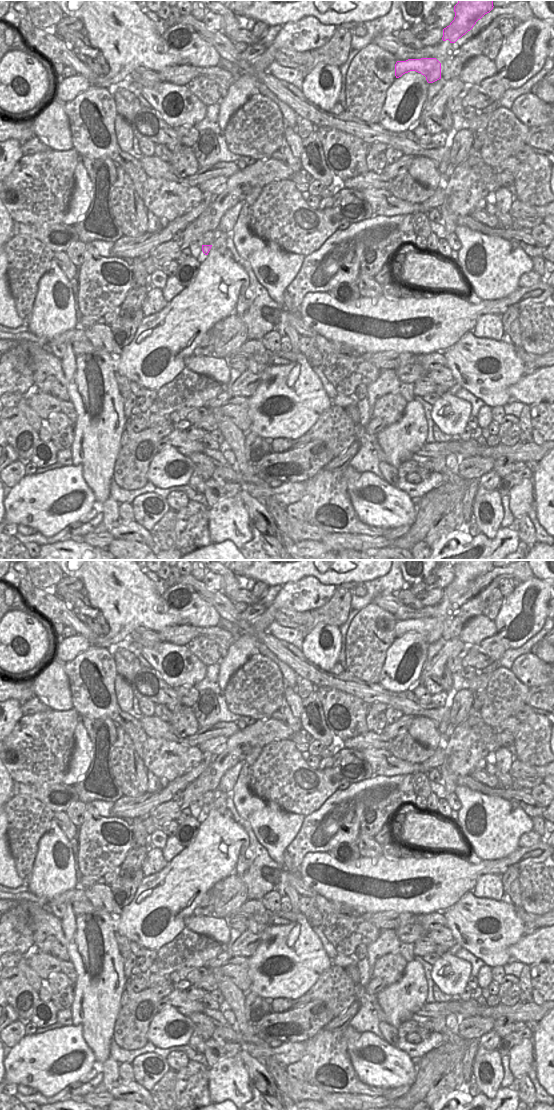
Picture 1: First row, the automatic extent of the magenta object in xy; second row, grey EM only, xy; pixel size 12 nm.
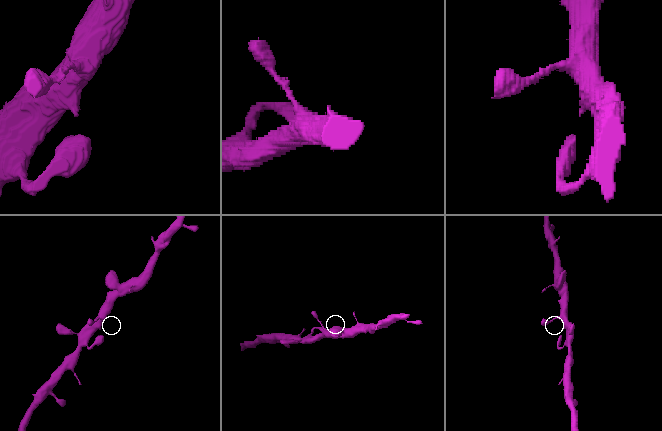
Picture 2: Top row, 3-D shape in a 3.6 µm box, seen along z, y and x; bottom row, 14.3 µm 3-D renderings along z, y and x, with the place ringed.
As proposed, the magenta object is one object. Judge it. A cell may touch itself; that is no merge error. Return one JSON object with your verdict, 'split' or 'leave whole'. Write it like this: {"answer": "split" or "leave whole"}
{"answer": "leave whole"}

